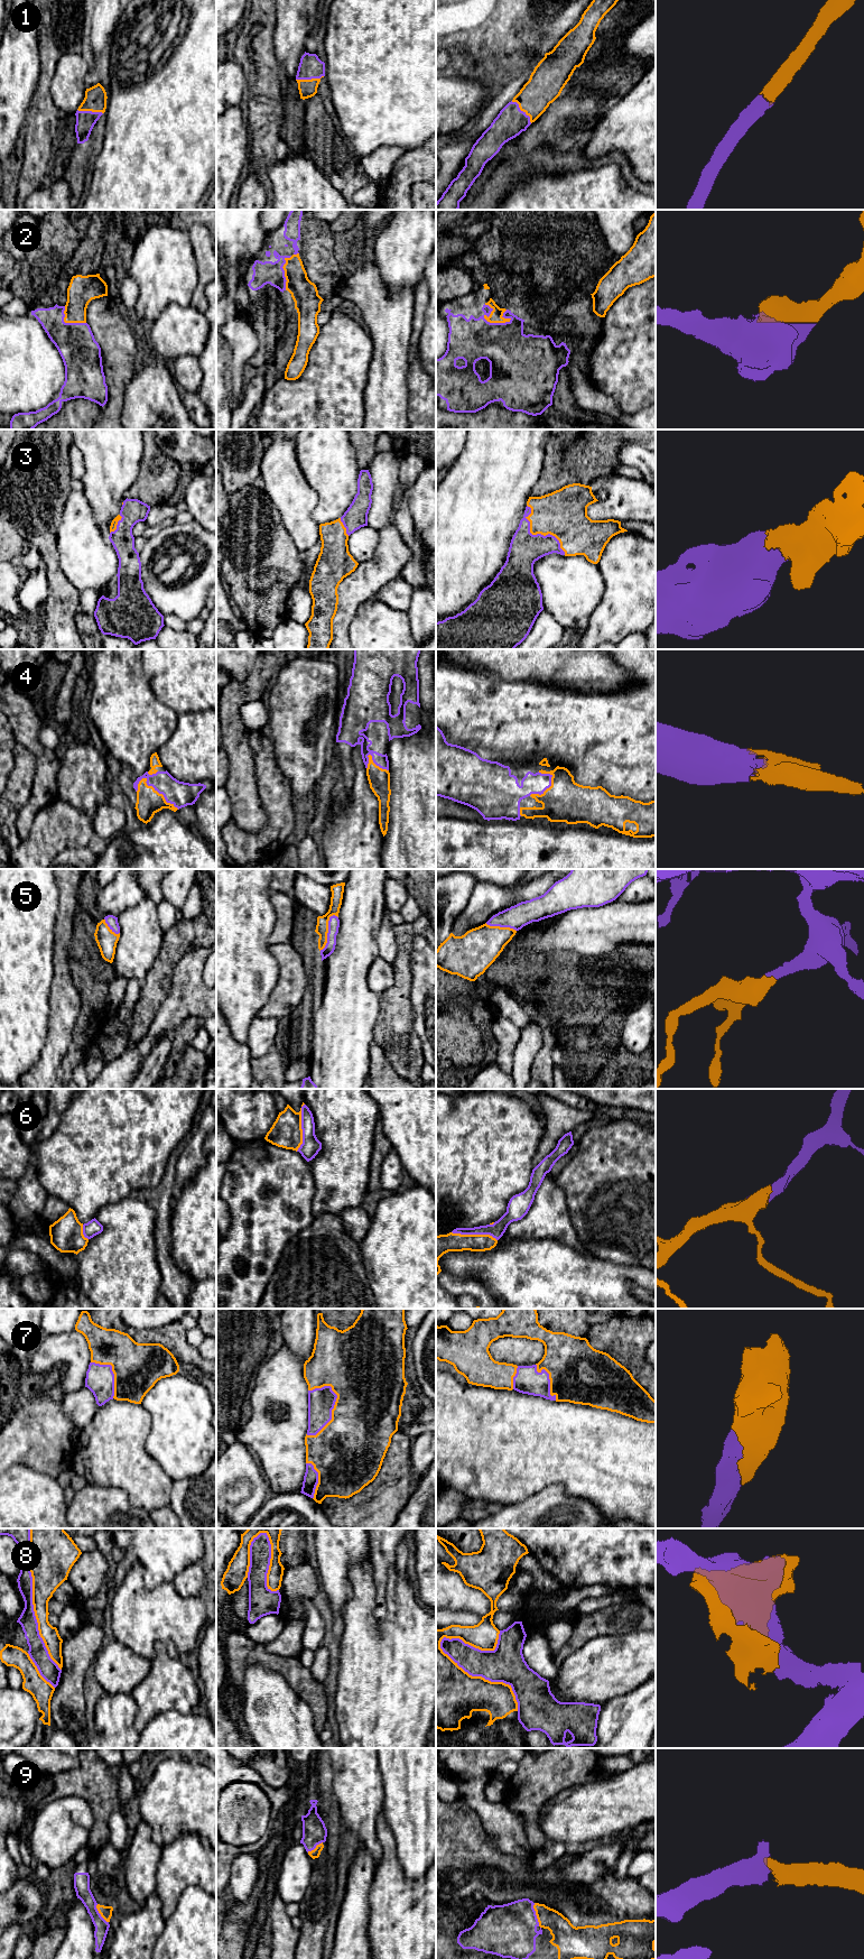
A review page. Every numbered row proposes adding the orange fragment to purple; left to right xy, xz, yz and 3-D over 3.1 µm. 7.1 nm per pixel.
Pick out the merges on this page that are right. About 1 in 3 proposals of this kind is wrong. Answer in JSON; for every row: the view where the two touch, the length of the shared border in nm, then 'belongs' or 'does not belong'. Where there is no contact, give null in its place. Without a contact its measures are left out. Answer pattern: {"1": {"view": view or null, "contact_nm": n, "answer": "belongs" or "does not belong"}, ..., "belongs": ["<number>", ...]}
{"1": {"view": "yz", "contact_nm": 220, "answer": "belongs"}, "2": {"view": "yz", "contact_nm": 220, "answer": "belongs"}, "3": {"view": "yz", "contact_nm": 460, "answer": "belongs"}, "4": {"view": "xy", "contact_nm": 360, "answer": "belongs"}, "5": {"view": "xz", "contact_nm": 280, "answer": "belongs"}, "6": {"view": "xz", "contact_nm": 340, "answer": "belongs"}, "7": {"view": "xz", "contact_nm": 400, "answer": "belongs"}, "8": {"view": "yz", "contact_nm": 750, "answer": "does not belong"}, "9": {"view": "yz", "contact_nm": 190, "answer": "belongs"}, "belongs": ["1", "2", "3", "4", "5", "6", "7", "9"]}

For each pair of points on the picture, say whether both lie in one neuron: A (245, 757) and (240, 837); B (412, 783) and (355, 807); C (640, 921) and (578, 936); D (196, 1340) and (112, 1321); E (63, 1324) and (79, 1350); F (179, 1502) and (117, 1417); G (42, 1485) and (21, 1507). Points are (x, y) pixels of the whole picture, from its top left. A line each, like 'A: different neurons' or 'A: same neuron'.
A: different neurons
B: different neurons
C: same neuron
D: different neurons
E: different neurons
F: different neurons
G: same neuron

